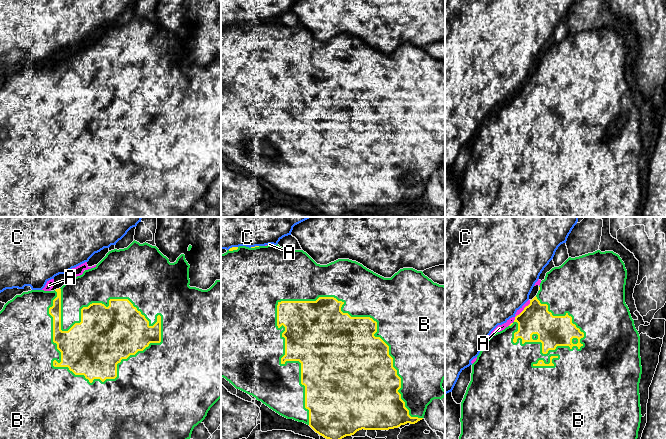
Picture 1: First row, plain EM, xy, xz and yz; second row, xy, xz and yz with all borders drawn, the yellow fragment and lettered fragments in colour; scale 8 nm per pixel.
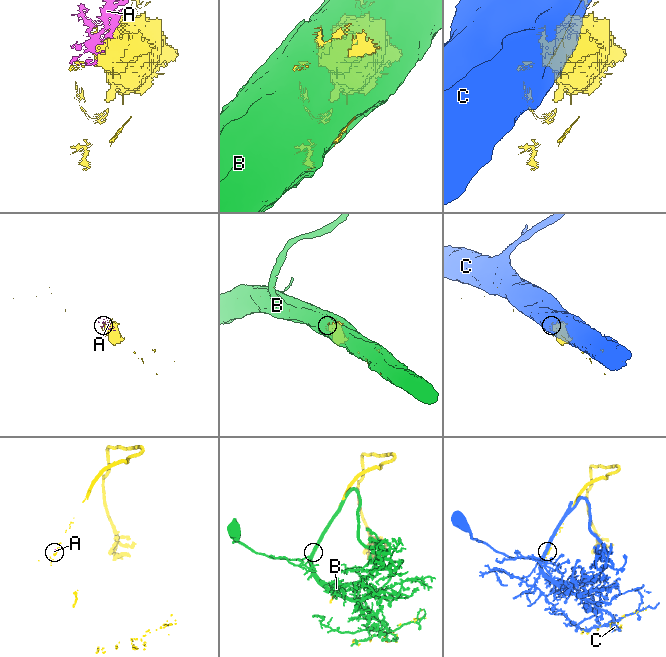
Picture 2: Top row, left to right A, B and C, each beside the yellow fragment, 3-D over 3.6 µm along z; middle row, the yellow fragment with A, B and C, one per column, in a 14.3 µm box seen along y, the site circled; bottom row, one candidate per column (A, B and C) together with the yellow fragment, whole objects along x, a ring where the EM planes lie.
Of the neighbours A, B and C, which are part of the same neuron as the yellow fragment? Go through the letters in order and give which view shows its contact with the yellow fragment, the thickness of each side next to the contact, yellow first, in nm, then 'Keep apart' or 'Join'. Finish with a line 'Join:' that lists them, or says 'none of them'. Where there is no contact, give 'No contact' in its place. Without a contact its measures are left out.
A: Touches yellow in yz. Thickness 240 nm (yellow) against 50 nm. Keep apart
B: Touches yellow in xy. Thickness 460 nm (yellow) against 460 nm. Join
C: Touches yellow in xz. Thickness 30 nm (yellow) against 200 nm. Keep apart
Join: B

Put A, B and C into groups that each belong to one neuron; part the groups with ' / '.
A C / B

